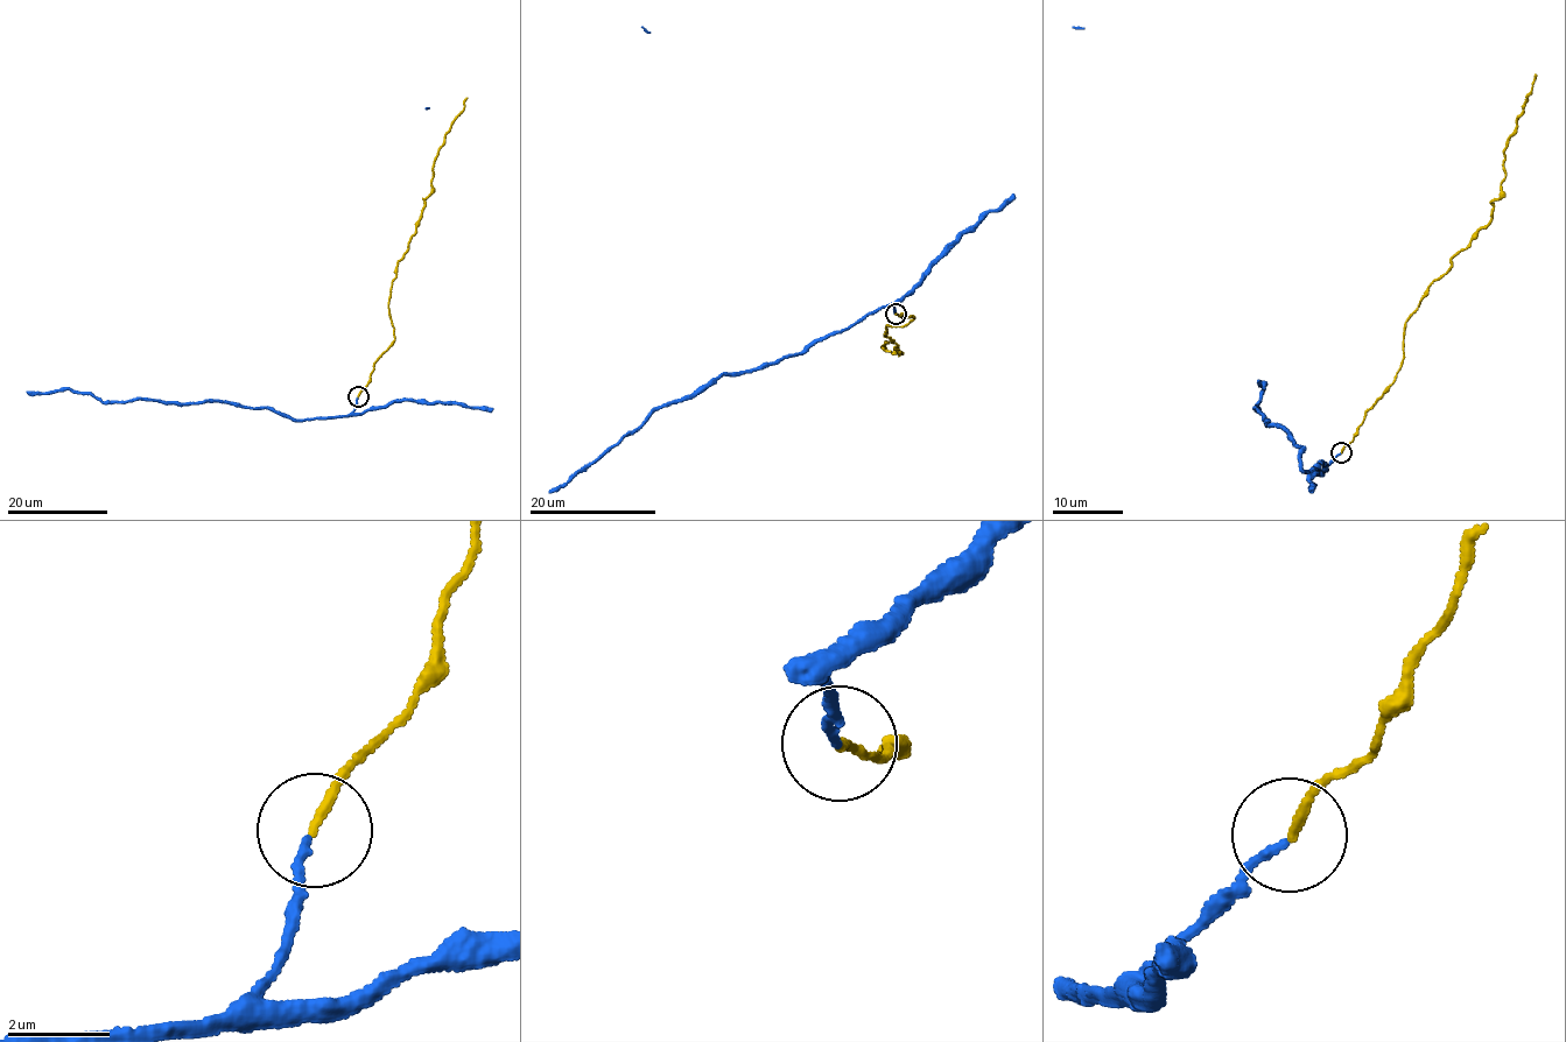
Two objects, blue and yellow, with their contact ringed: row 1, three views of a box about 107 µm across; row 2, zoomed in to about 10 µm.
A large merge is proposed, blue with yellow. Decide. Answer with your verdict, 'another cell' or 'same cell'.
same cell

